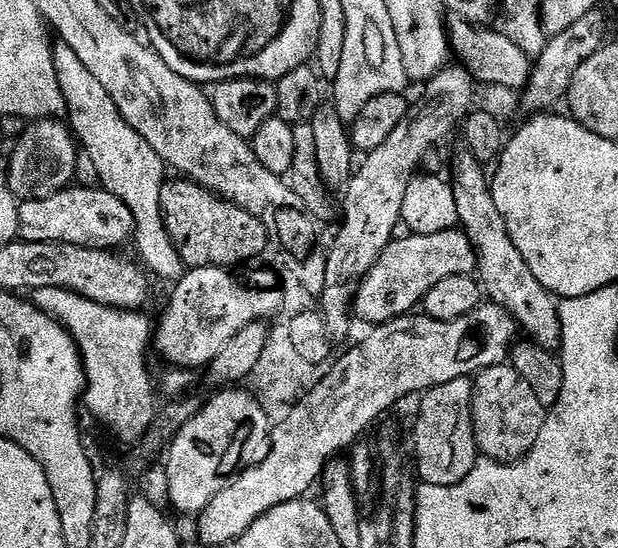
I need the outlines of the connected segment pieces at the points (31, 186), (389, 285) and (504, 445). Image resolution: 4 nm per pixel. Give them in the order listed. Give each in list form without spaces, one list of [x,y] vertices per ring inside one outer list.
[[[59,119],[37,120],[25,130],[25,134],[15,141],[16,149],[12,152],[12,161],[8,164],[6,175],[10,190],[16,196],[17,201],[41,200],[50,198],[54,194],[63,192],[73,183],[76,176],[76,152],[78,156],[78,141],[69,125]]]
[[[451,228],[442,234],[402,236],[388,245],[356,292],[355,315],[361,316],[368,326],[389,324],[399,316],[409,315],[438,282],[451,276],[472,276],[477,271],[476,250],[462,230]]]
[[[499,364],[493,368],[487,368],[485,372],[475,377],[476,393],[472,399],[472,421],[476,427],[477,449],[487,459],[498,460],[501,464],[519,462],[532,451],[542,434],[542,426],[546,419],[546,408],[540,405],[541,397],[518,374],[515,366]]]

